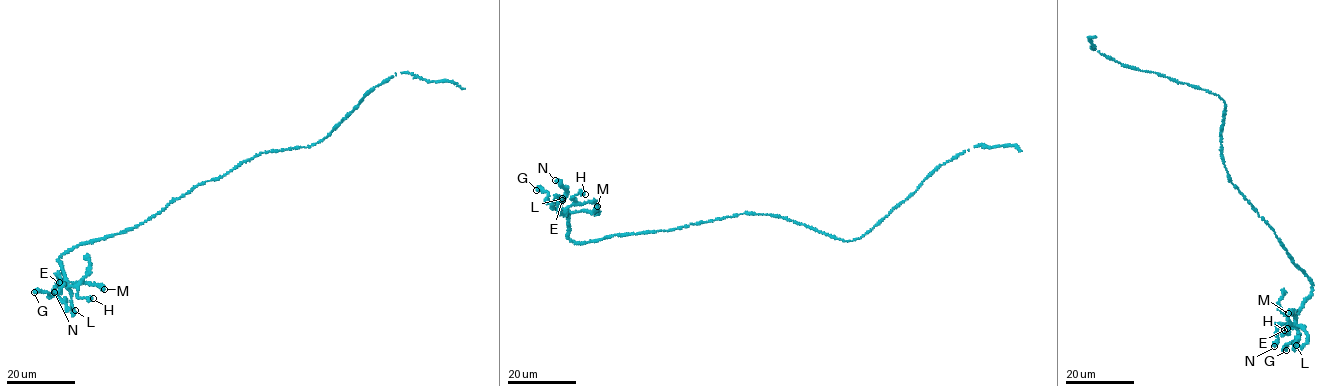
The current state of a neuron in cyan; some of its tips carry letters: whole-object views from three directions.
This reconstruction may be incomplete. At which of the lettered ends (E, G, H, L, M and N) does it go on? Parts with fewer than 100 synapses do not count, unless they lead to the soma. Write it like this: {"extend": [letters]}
{"extend": []}

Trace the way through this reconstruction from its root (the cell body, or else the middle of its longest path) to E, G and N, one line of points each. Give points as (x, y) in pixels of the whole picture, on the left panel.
E: (237, 166), (218, 178), (197, 185), (132, 228), (68, 249), (59, 258), (65, 277), (59, 282)
G: (237, 166), (197, 185), (132, 228), (68, 249), (59, 258), (65, 277), (55, 294), (34, 292)
N: (237, 166), (132, 228), (68, 249), (59, 258), (64, 279), (57, 283), (56, 276), (60, 291), (54, 292)

